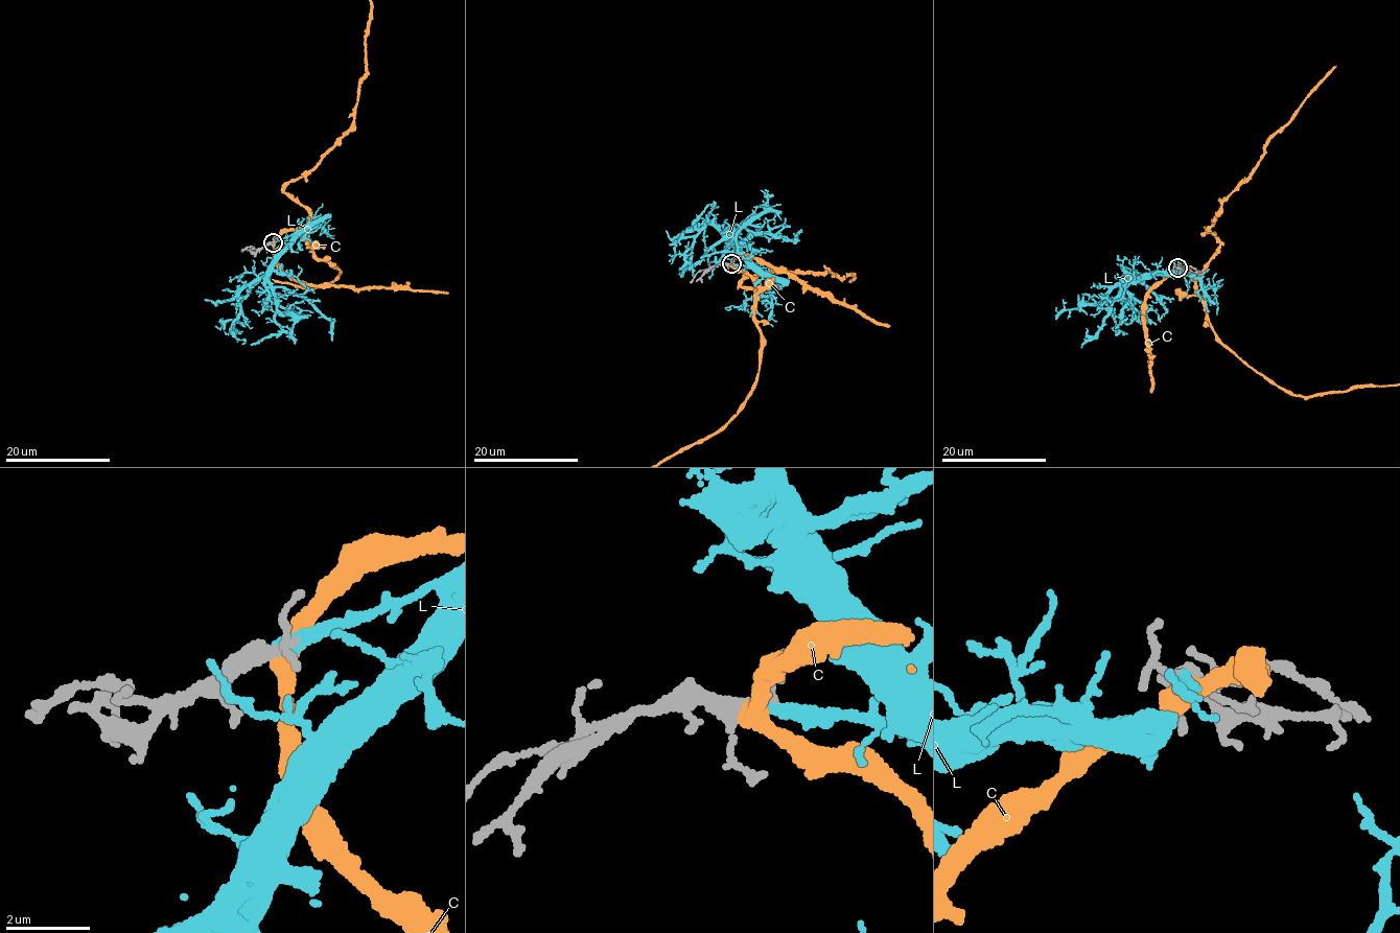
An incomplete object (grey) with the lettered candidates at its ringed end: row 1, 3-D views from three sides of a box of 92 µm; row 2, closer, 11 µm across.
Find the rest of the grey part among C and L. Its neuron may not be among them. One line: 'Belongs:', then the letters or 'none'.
Belongs: L

